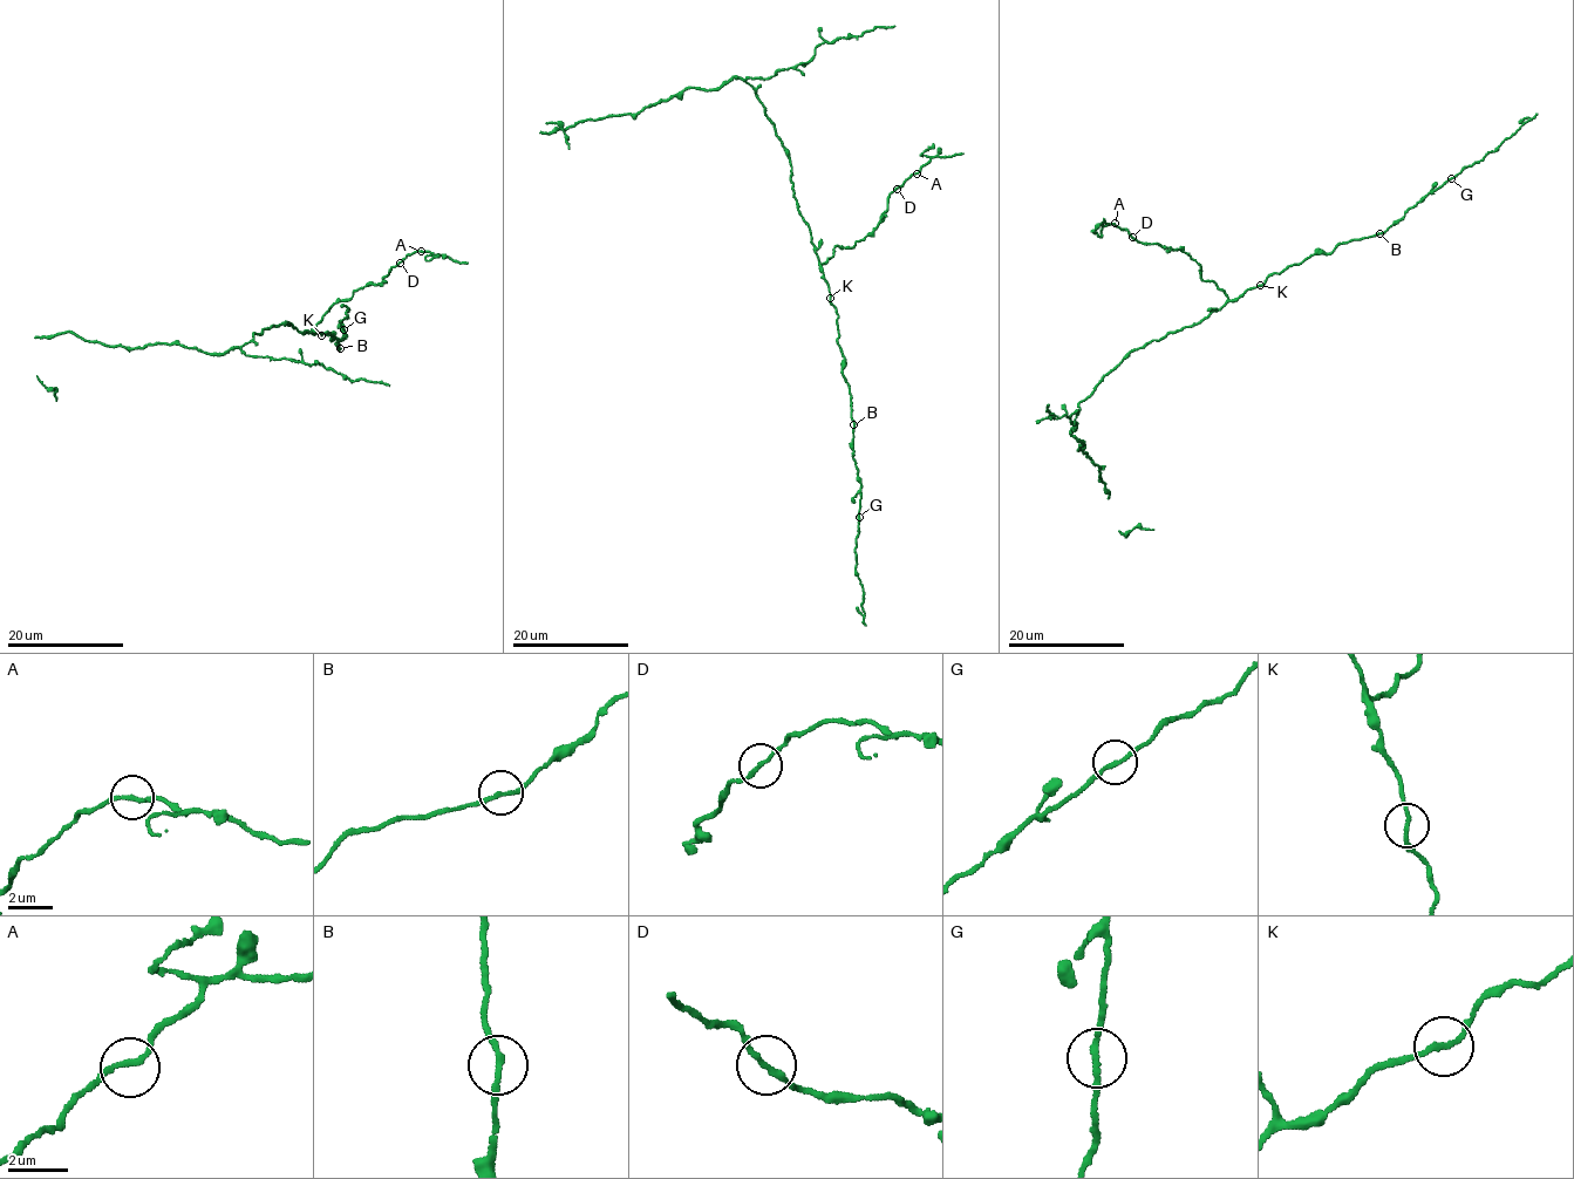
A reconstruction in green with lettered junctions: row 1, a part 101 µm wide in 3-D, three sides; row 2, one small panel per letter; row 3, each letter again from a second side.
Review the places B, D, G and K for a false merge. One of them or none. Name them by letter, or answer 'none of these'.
D

